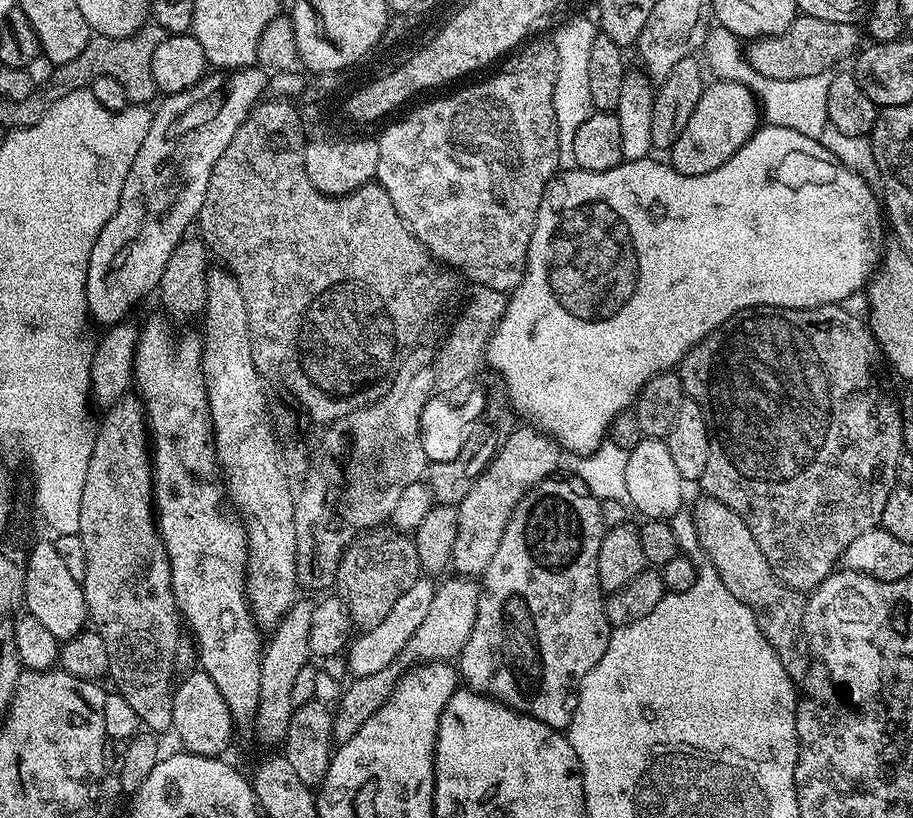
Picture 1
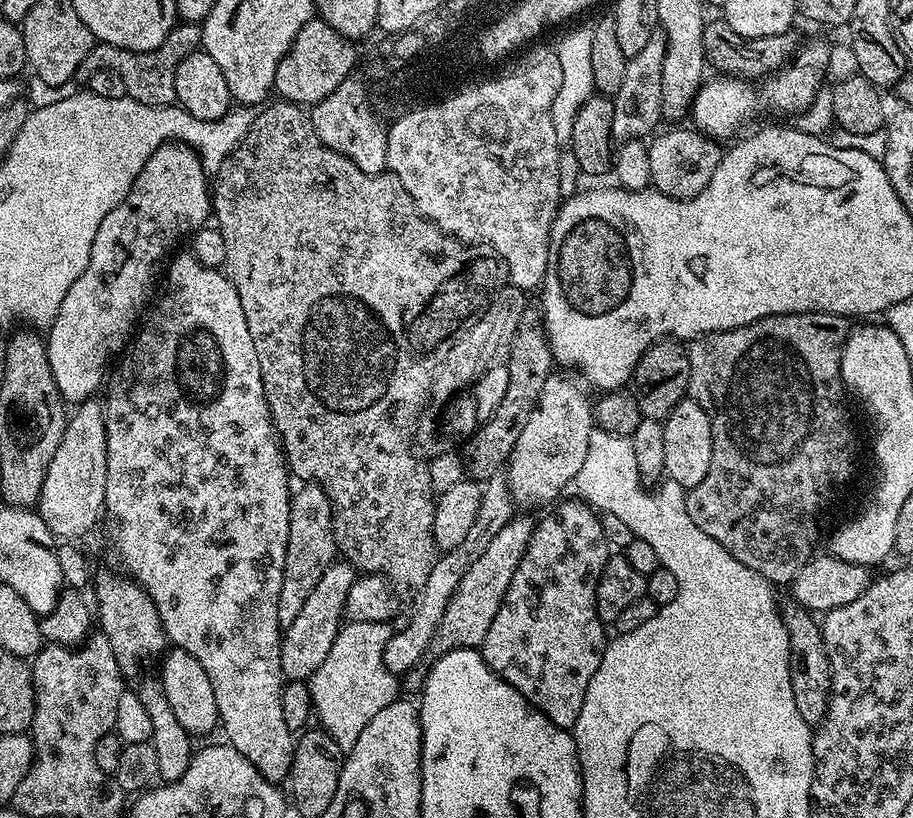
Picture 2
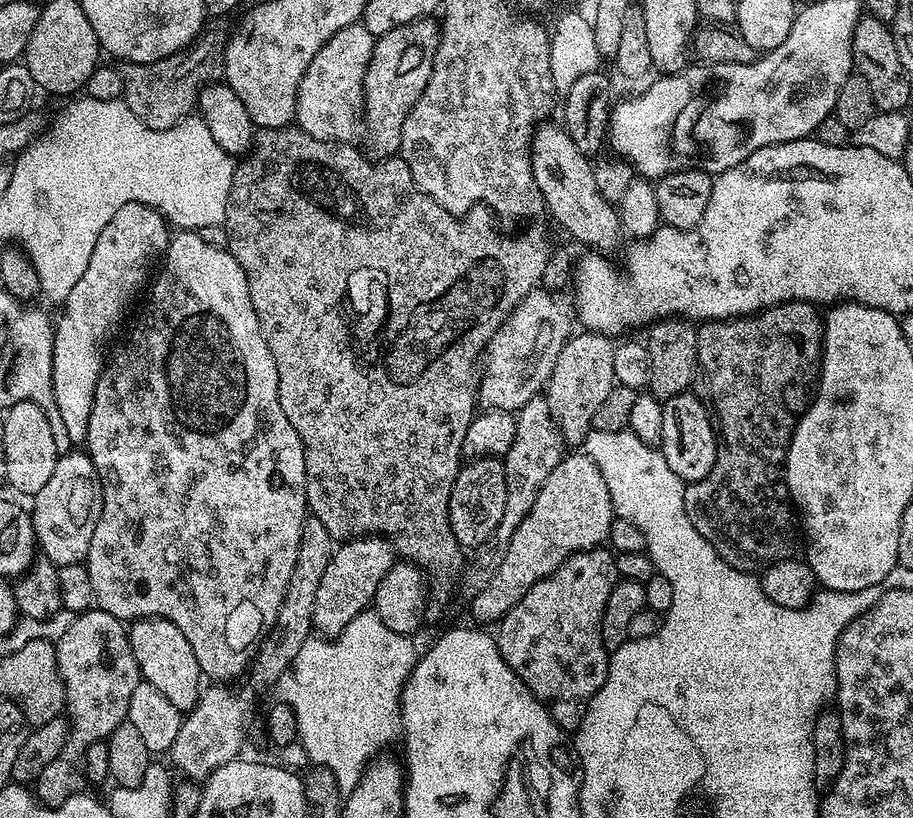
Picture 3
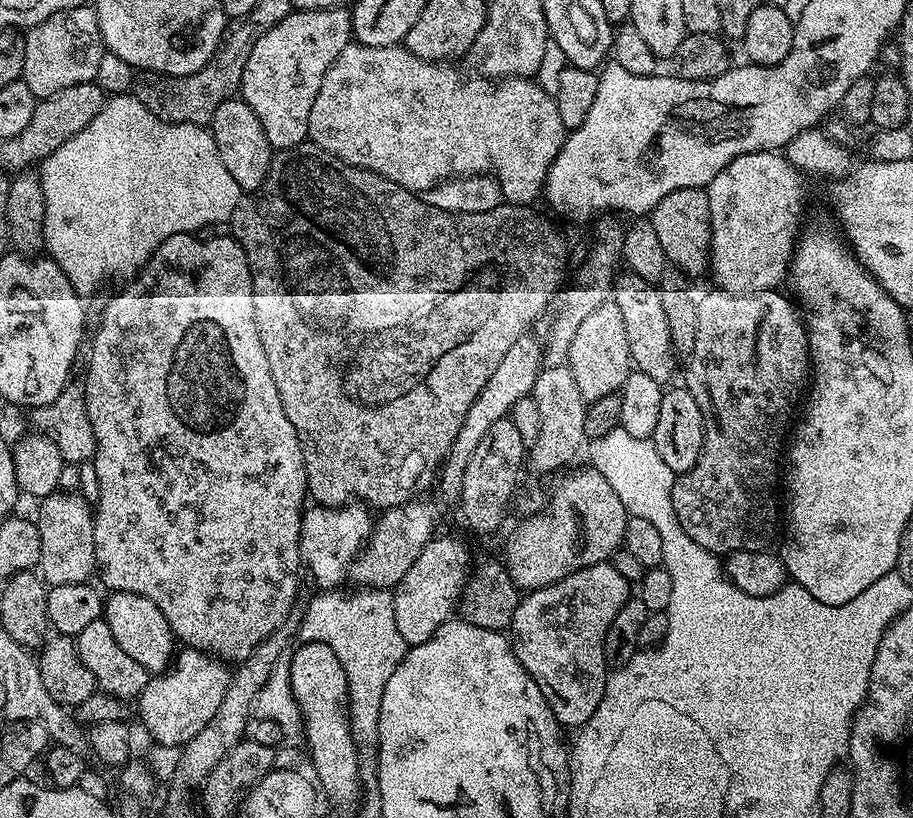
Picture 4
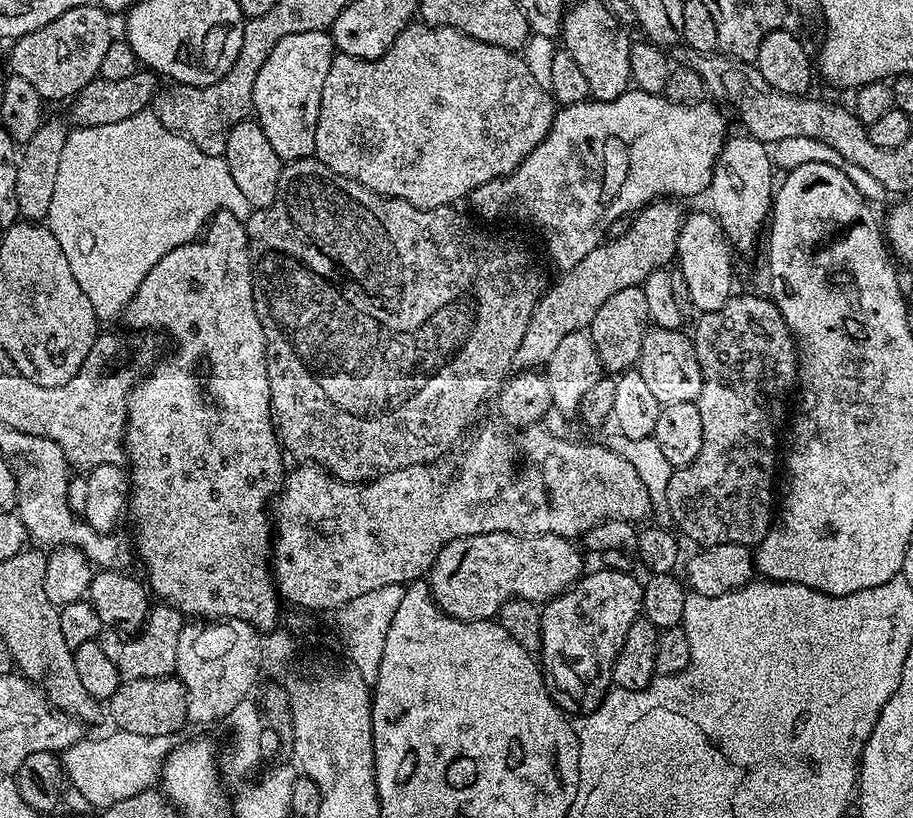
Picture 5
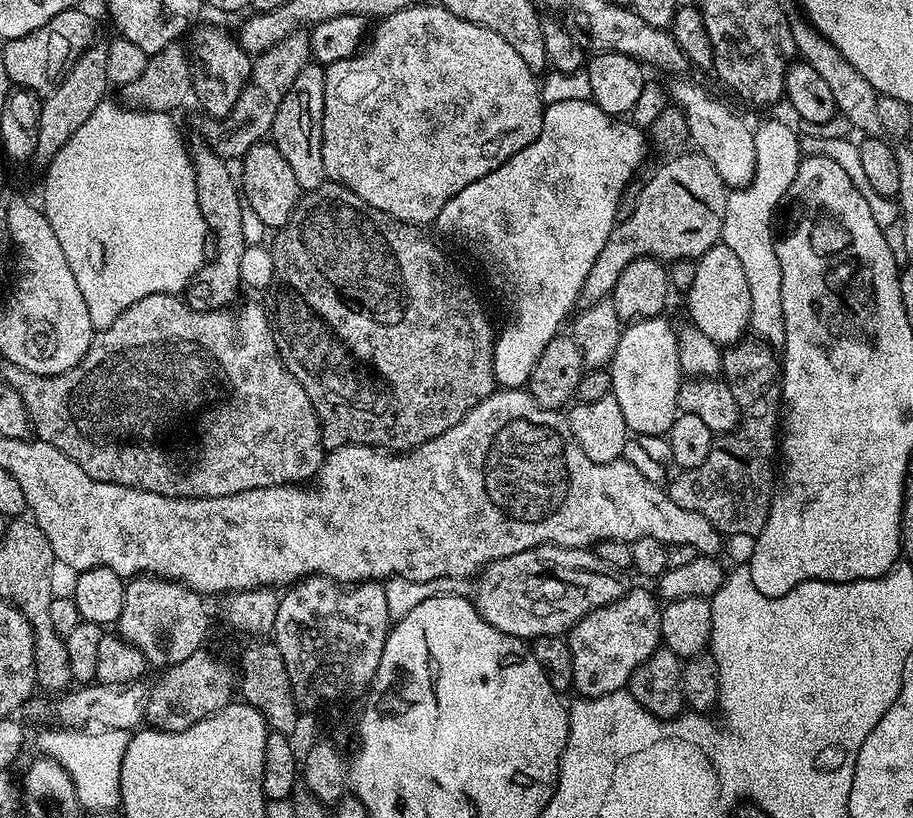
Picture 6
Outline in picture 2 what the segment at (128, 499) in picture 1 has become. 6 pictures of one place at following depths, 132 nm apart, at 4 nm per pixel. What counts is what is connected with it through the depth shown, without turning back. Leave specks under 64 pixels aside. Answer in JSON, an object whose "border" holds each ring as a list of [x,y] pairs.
{"border":[[[104,572],[99,576],[100,573],[94,580],[94,612],[98,617],[99,631],[110,638],[110,647],[114,650],[114,658],[118,658],[118,670],[122,670],[125,685],[134,694],[138,694],[138,699],[150,717],[150,743],[157,755],[159,779],[165,783],[178,781],[192,761],[194,745],[188,732],[179,725],[170,702],[166,702],[166,694],[160,681],[161,657],[170,644],[164,634],[160,615],[146,590],[139,584],[128,578],[119,580],[112,572]]]}

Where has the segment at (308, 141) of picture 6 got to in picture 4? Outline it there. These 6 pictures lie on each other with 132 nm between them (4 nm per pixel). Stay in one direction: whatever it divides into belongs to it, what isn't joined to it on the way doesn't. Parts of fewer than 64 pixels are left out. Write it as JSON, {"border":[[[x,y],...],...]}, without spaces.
{"border":[[[343,6],[340,8],[327,8],[326,10],[306,10],[305,12],[293,10],[289,16],[282,18],[276,26],[266,30],[262,34],[262,38],[258,38],[258,42],[254,42],[254,46],[248,55],[246,70],[242,70],[239,95],[250,106],[250,110],[254,110],[254,114],[258,114],[258,122],[262,122],[262,130],[266,130],[266,138],[272,144],[273,149],[293,148],[308,140],[310,110],[314,107],[314,98],[318,98],[318,90],[322,87],[322,78],[326,78],[326,70],[334,62],[334,58],[338,58],[338,54],[342,54],[342,50],[346,50],[346,46],[353,43],[353,40],[352,13],[347,7]]]}

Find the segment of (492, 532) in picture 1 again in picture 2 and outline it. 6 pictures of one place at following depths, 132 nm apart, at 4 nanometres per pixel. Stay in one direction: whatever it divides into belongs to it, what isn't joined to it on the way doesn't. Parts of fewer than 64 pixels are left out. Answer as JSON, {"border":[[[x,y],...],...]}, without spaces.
{"border":[[[553,374],[546,386],[542,386],[542,394],[508,458],[508,491],[517,505],[551,505],[561,495],[559,492],[575,481],[582,462],[586,462],[586,450],[590,450],[590,434],[594,430],[594,404],[591,399],[588,401],[585,385],[575,375],[564,375],[568,376]]]}

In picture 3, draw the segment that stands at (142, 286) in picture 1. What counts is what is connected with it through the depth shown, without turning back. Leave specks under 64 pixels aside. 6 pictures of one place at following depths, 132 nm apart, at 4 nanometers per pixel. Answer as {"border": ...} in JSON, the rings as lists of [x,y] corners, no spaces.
{"border":[[[143,202],[127,204],[106,222],[106,230],[98,234],[98,246],[90,254],[90,266],[86,266],[82,278],[65,298],[59,309],[60,320],[55,321],[54,358],[52,359],[52,385],[56,406],[64,432],[80,446],[87,441],[90,426],[90,410],[94,407],[94,390],[98,378],[104,373],[106,355],[104,343],[112,327],[124,316],[128,303],[136,291],[149,279],[152,260],[159,261],[170,239],[170,225],[154,208]]]}

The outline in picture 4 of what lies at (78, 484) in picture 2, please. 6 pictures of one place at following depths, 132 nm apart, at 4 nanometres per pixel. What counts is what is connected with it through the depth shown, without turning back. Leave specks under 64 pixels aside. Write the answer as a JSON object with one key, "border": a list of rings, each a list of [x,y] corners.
{"border":[[[57,490],[41,499],[38,506],[40,506],[40,516],[37,515],[35,521],[38,534],[42,538],[38,572],[45,585],[70,586],[89,583],[96,572],[93,505],[89,501],[87,504],[76,492]]]}

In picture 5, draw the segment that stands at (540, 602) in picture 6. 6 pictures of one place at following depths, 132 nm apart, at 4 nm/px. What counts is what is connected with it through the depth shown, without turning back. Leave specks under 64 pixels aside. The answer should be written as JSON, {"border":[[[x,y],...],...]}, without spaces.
{"border":[[[495,532],[458,538],[442,546],[438,558],[427,573],[426,583],[432,591],[436,607],[446,615],[455,620],[492,620],[499,617],[500,607],[507,600],[547,602],[572,587],[585,571],[584,560],[572,544],[575,543],[569,537],[558,534],[515,536],[509,532]]]}

